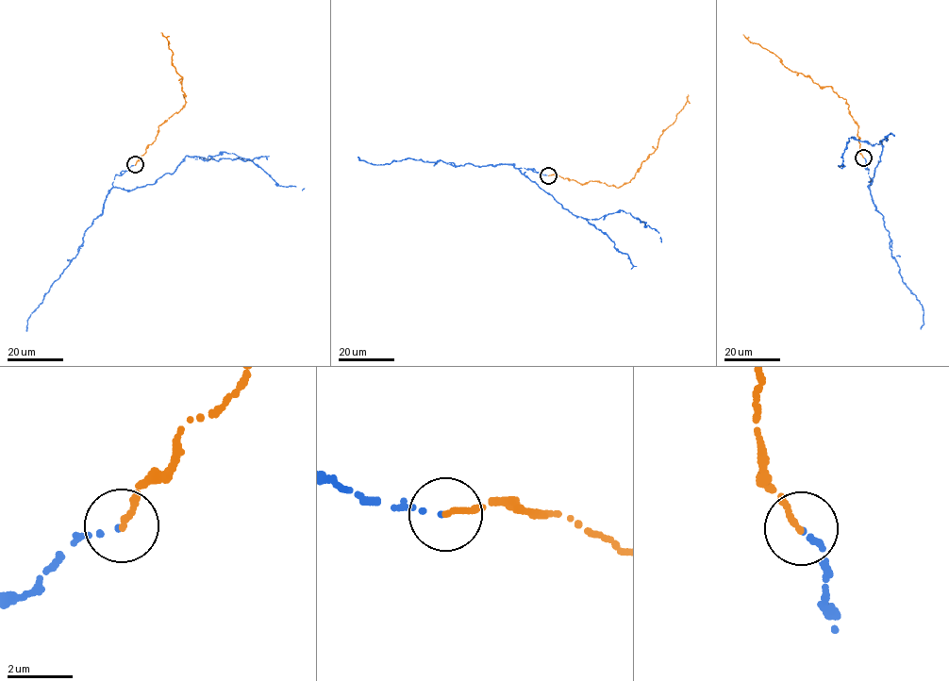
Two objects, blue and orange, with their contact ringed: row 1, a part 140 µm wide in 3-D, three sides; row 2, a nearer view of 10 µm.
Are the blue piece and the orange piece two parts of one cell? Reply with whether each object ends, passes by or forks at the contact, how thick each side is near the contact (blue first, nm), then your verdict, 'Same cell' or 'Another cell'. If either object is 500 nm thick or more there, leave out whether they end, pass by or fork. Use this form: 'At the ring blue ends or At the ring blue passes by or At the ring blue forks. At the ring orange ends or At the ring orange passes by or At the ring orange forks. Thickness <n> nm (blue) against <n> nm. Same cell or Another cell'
At the ring blue ends. At the ring orange ends. Thickness 110 nm (blue) against 180 nm. Same cell

